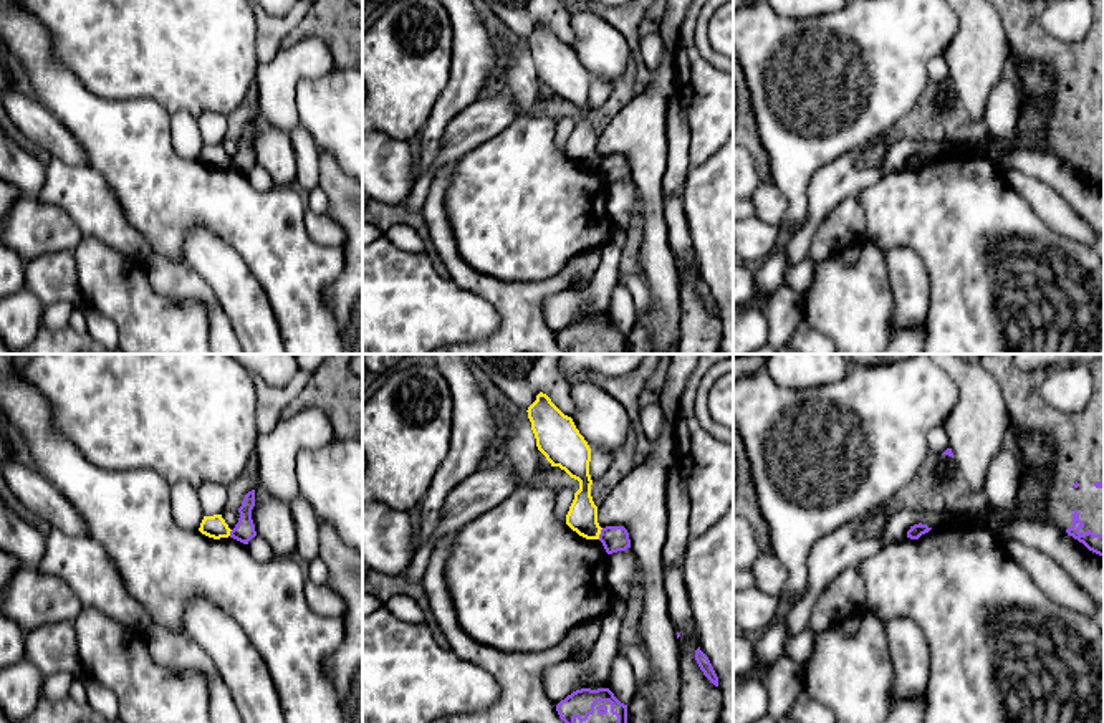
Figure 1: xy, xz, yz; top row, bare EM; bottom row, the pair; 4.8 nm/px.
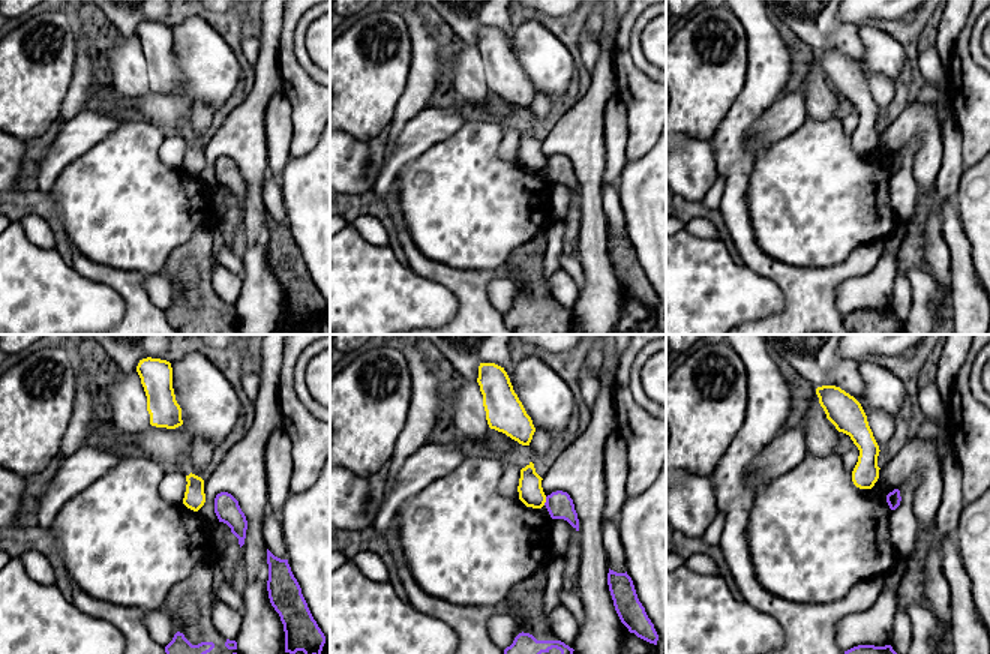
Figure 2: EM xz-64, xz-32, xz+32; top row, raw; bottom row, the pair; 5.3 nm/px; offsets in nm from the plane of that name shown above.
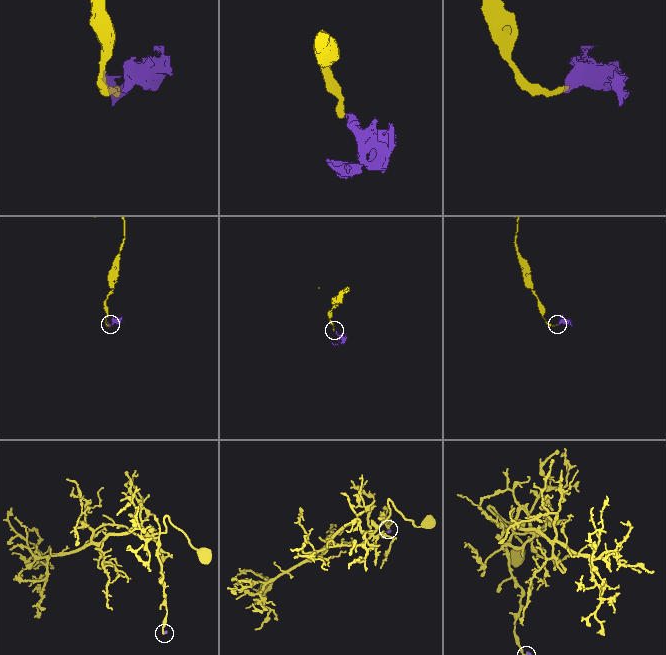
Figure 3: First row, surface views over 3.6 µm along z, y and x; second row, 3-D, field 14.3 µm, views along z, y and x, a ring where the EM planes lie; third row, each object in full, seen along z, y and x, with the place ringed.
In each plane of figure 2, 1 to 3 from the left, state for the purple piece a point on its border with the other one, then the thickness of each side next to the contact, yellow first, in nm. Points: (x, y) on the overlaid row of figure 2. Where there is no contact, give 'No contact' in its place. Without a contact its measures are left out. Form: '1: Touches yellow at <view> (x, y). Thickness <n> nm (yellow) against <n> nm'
1: No contact
2: Touches yellow at xz-32 (545, 501). Thickness 130 nm (yellow) against 140 nm
3: No contact

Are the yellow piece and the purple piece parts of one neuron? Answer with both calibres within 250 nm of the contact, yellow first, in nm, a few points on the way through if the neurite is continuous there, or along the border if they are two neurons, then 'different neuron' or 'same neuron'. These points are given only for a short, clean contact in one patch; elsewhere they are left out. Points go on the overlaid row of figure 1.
calibres 140 and 130 nm; border xz (603, 528), (598, 538); different neuron

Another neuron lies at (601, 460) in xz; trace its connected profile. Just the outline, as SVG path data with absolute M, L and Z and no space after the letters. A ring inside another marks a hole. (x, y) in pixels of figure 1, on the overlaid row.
M596 447L589 448L591 448L589 475L593 481L599 481L611 467L612 457L601 448Z

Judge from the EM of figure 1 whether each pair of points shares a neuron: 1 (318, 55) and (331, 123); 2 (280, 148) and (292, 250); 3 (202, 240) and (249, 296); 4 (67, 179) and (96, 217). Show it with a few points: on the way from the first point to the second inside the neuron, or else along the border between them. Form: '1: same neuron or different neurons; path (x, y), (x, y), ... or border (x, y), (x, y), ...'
1: different neurons; border (335, 67), (305, 76), (297, 85), (295, 103)
2: different neurons; border (275, 184), (293, 186)
3: same neuron; path (207, 253), (235, 283)
4: same neuron; path (76, 189), (93, 207)

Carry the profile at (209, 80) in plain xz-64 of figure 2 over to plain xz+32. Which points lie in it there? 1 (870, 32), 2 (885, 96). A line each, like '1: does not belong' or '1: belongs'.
1: belongs
2: does not belong

